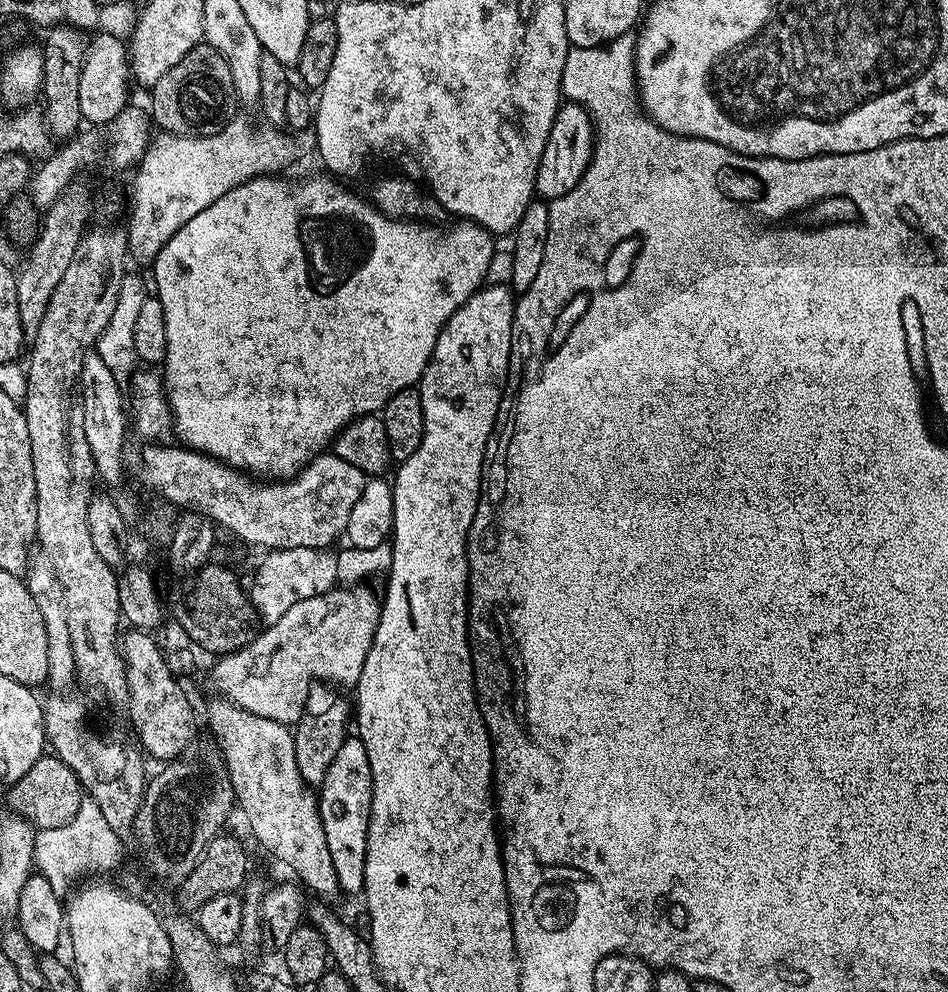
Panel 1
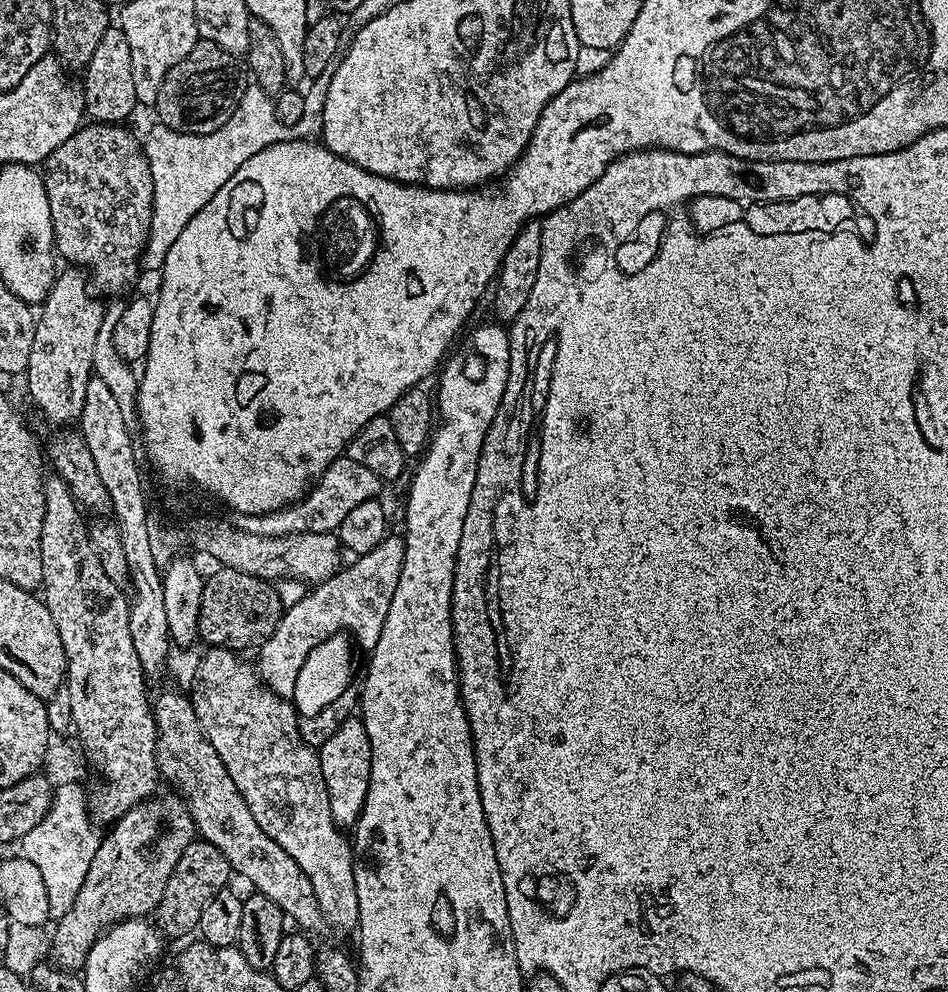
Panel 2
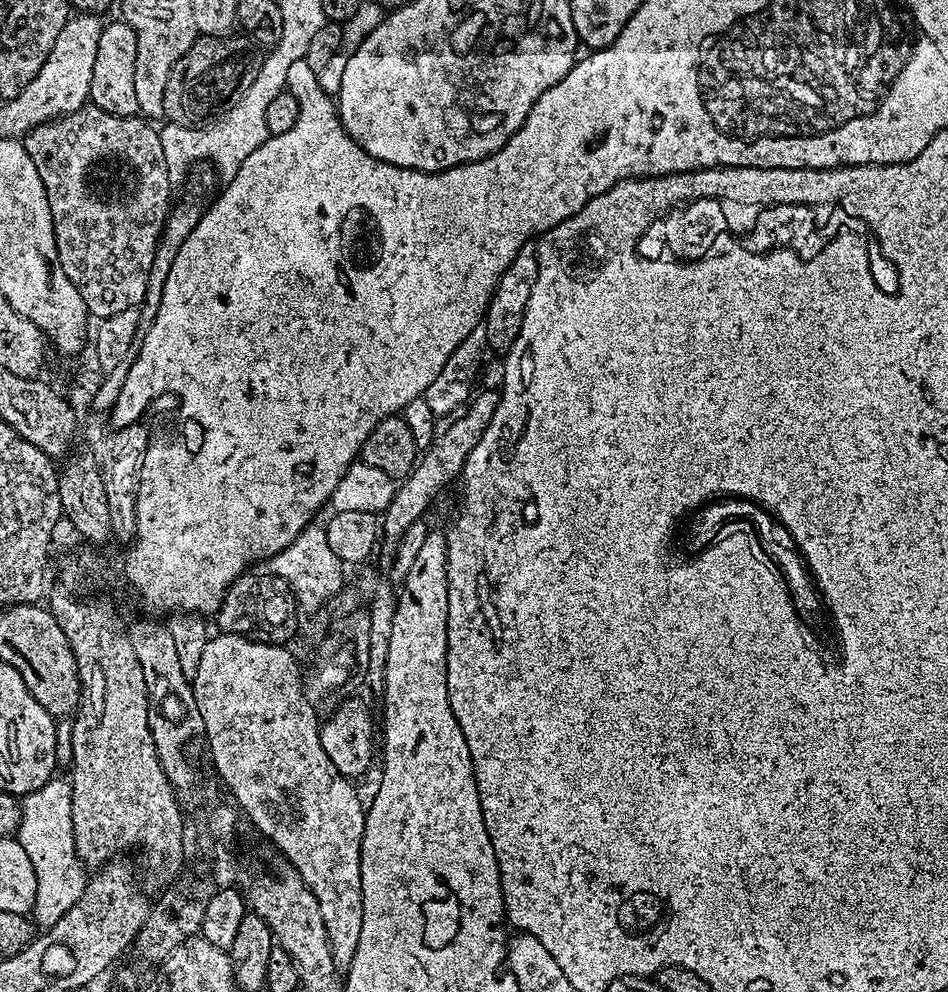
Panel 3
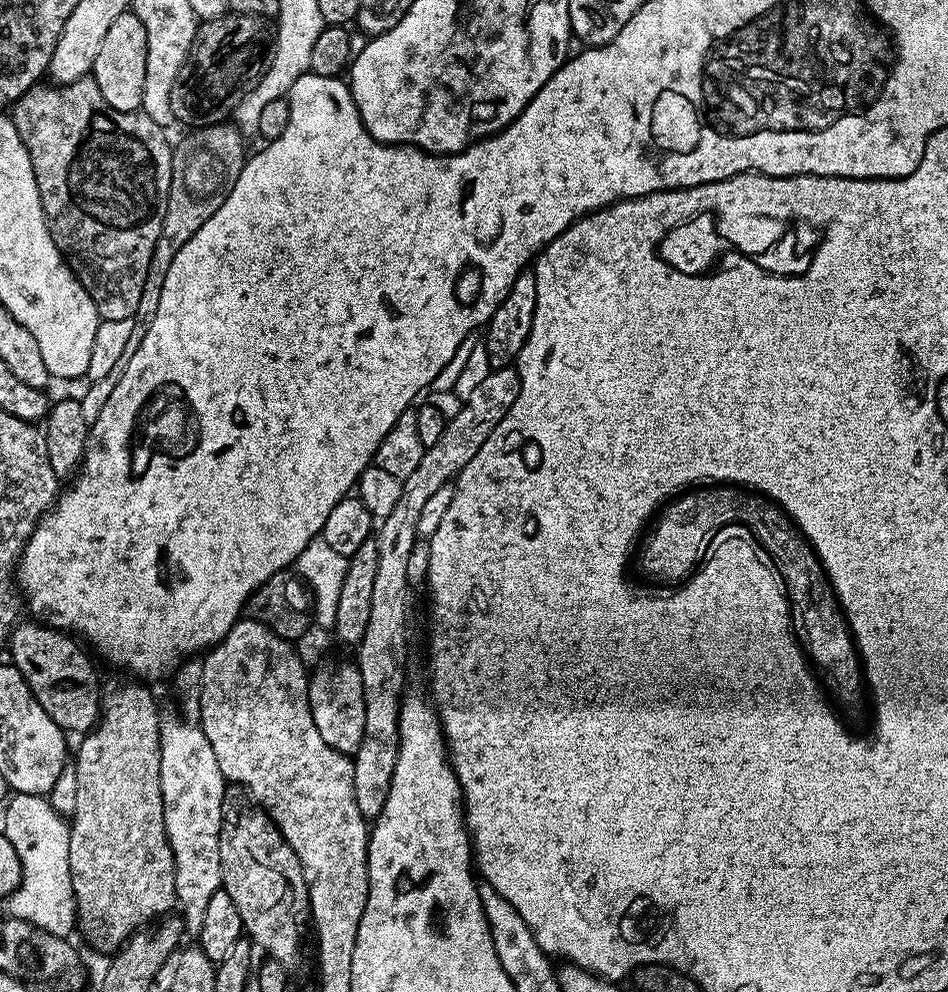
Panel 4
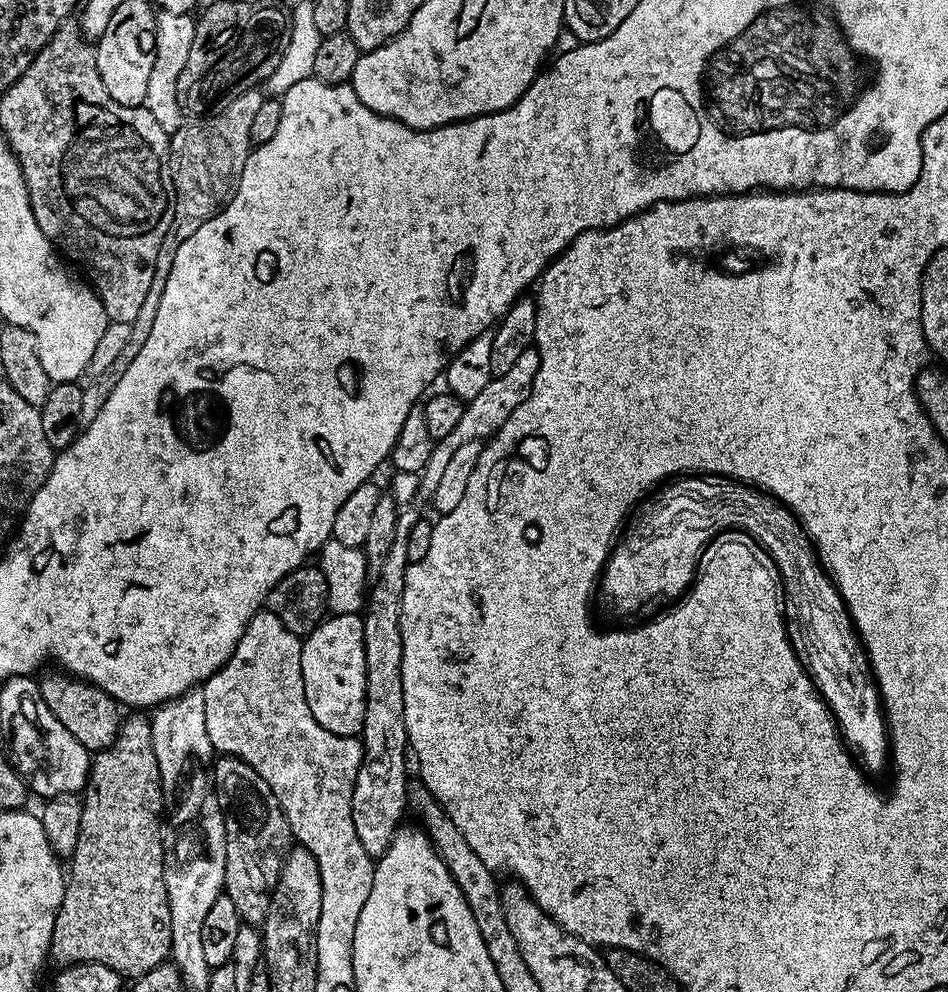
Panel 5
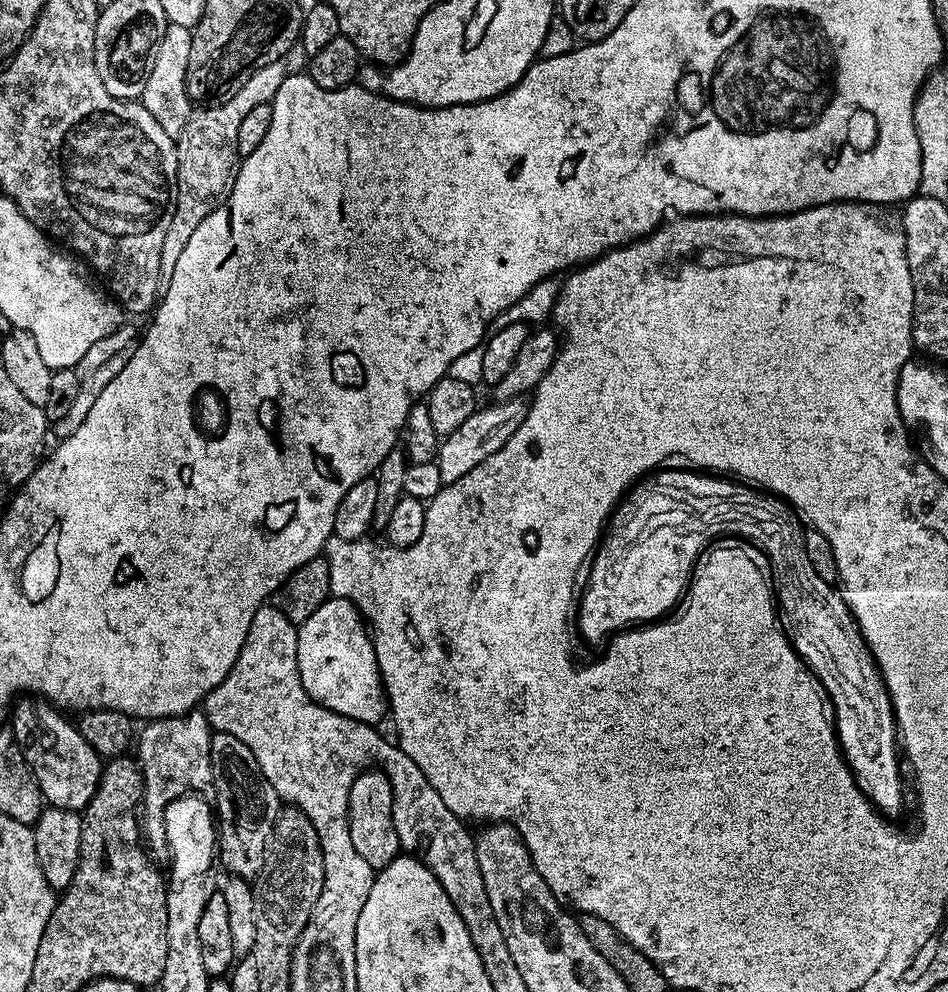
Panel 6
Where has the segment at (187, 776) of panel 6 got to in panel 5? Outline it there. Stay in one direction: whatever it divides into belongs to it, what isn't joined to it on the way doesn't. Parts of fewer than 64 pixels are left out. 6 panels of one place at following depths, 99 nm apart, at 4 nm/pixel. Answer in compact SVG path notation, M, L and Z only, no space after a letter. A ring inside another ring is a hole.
M199 687L191 688L189 692L166 701L151 713L150 719L154 758L158 758L160 785L166 790L172 790L179 786L180 779L182 784L186 773L193 767L192 760L198 759L199 756L211 757L214 752L210 734L206 734L206 698L203 691Z

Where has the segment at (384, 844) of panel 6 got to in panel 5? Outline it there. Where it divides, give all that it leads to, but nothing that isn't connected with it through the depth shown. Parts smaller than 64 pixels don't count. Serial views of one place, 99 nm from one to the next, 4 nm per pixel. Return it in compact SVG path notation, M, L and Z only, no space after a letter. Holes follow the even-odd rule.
M406 506L399 511L398 525L395 526L394 542L391 543L390 554L386 556L385 566L379 576L376 589L369 591L366 596L366 607L362 612L364 622L364 649L366 650L366 714L364 715L364 731L362 733L362 743L364 746L364 761L360 764L360 769L356 775L354 782L354 790L352 791L352 817L354 818L354 830L358 830L358 842L362 842L362 850L366 850L366 854L373 858L379 858L386 854L386 850L390 846L390 842L396 837L397 832L402 827L400 819L404 816L404 808L410 804L410 779L408 780L408 764L404 759L409 759L410 749L408 747L408 735L406 734L406 718L404 717L404 707L402 706L402 630L400 629L400 607L402 606L402 594L404 593L404 579L406 578L406 570L409 566L408 559L408 536L410 530L420 519L415 507Z

